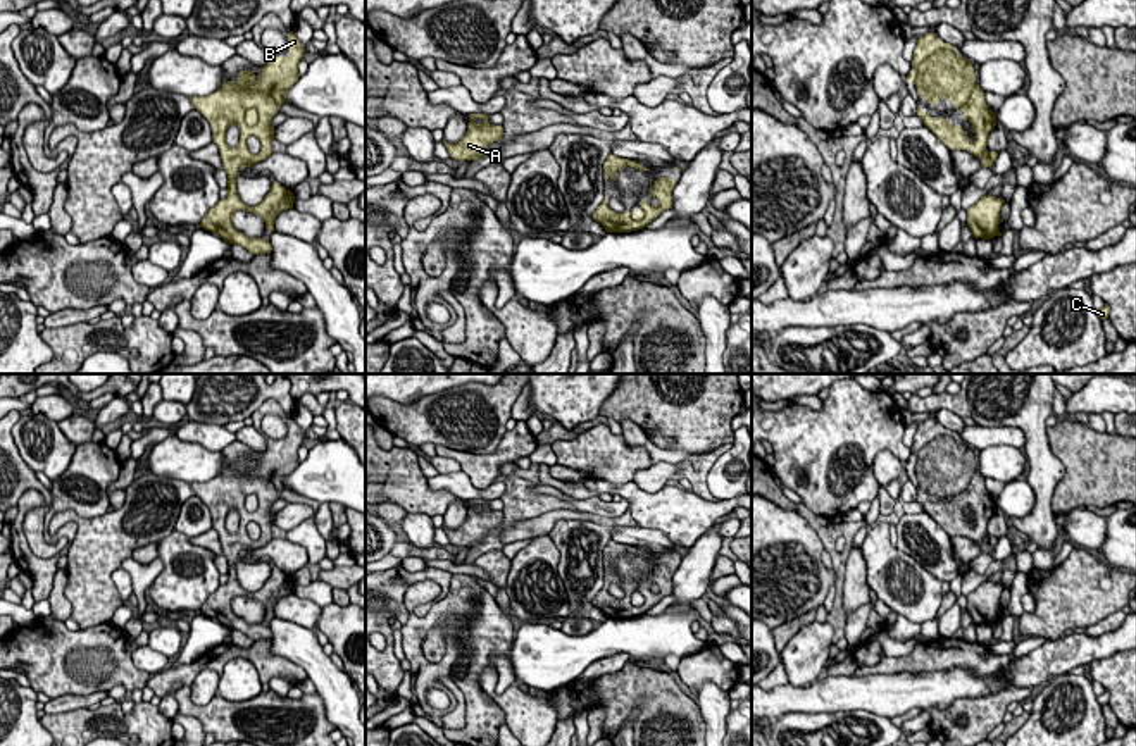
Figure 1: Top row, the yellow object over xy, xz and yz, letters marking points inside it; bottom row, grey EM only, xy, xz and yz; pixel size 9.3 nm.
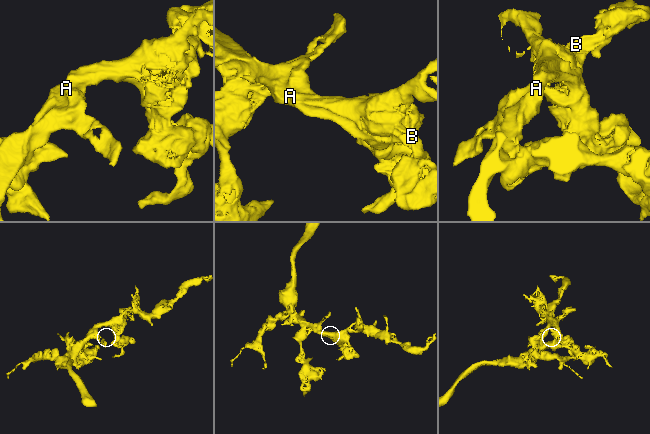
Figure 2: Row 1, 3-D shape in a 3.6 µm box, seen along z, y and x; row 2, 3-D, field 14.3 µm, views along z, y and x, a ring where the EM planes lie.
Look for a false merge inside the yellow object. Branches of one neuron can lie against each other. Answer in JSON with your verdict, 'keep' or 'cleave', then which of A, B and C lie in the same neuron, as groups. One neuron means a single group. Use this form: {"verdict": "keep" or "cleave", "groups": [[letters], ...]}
{"verdict": "keep", "groups": [["A", "B", "C"]]}

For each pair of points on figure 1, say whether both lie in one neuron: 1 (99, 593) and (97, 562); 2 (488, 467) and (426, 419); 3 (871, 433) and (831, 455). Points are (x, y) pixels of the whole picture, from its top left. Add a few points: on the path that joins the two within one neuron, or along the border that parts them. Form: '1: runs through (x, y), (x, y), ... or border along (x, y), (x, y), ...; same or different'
1: runs through (97, 586), (97, 569); same
2: border along (504, 433), (493, 452), (468, 453); different
3: runs through (861, 433), (854, 433), (842, 445); same

